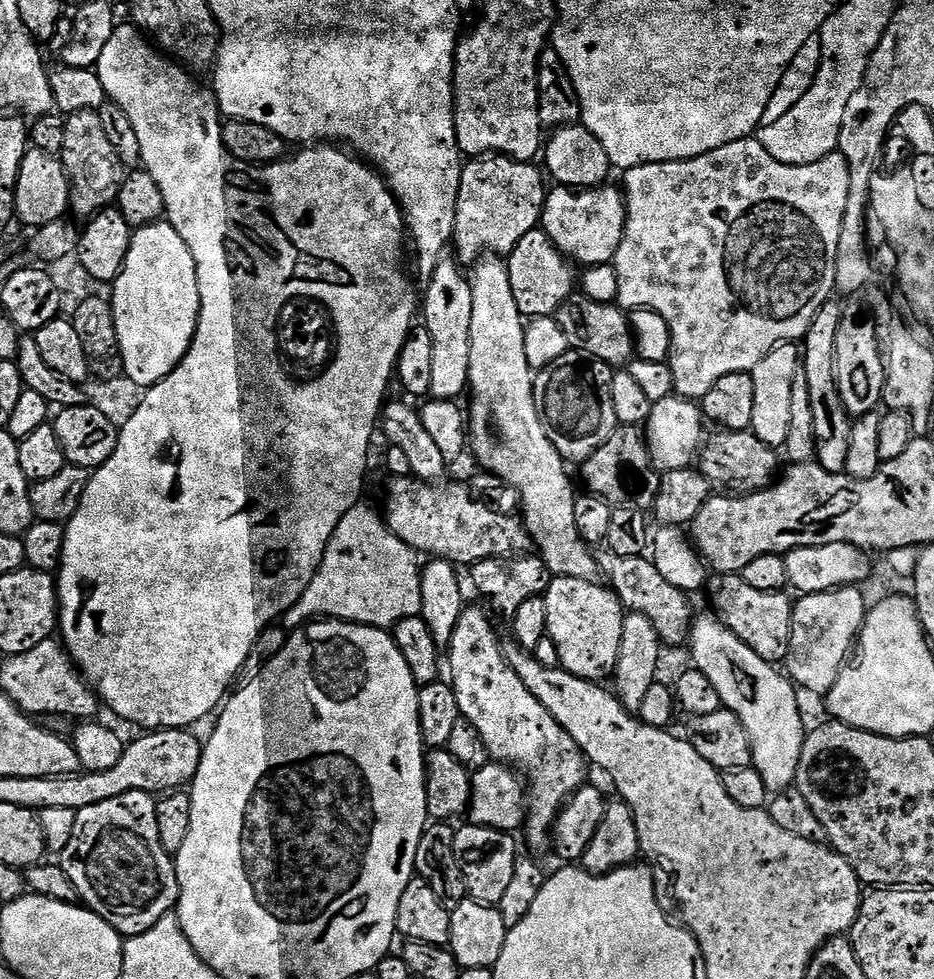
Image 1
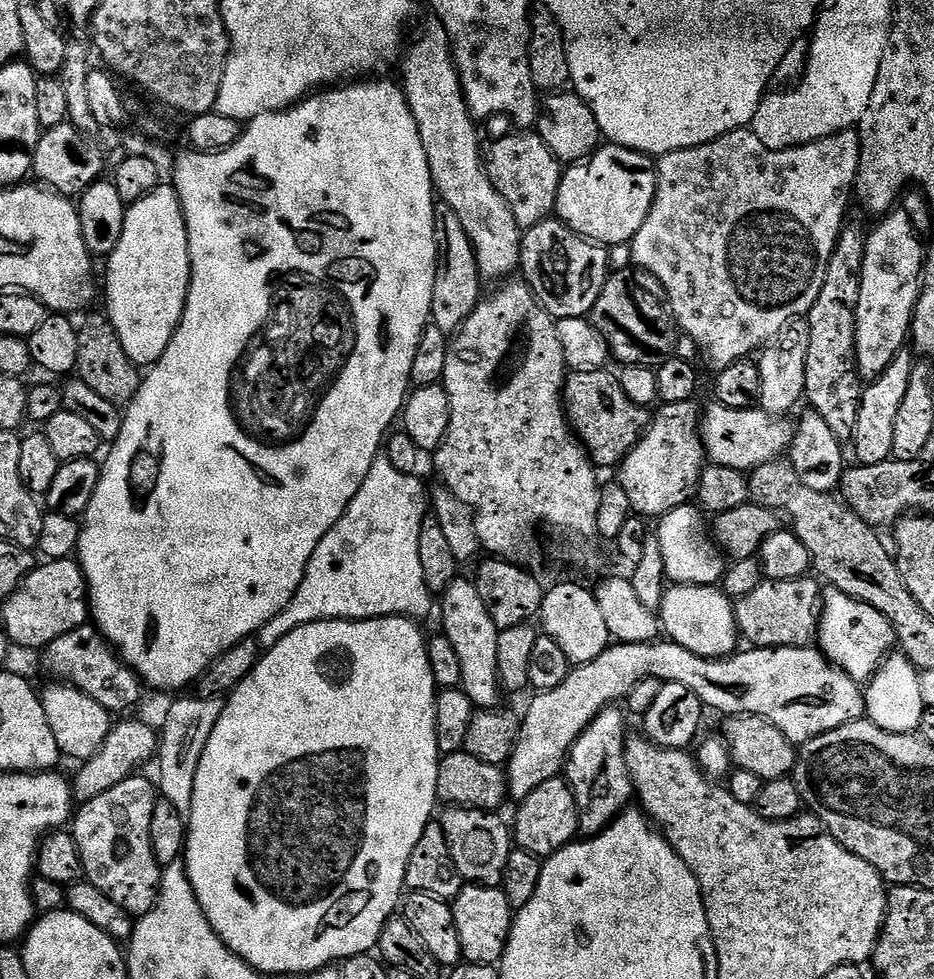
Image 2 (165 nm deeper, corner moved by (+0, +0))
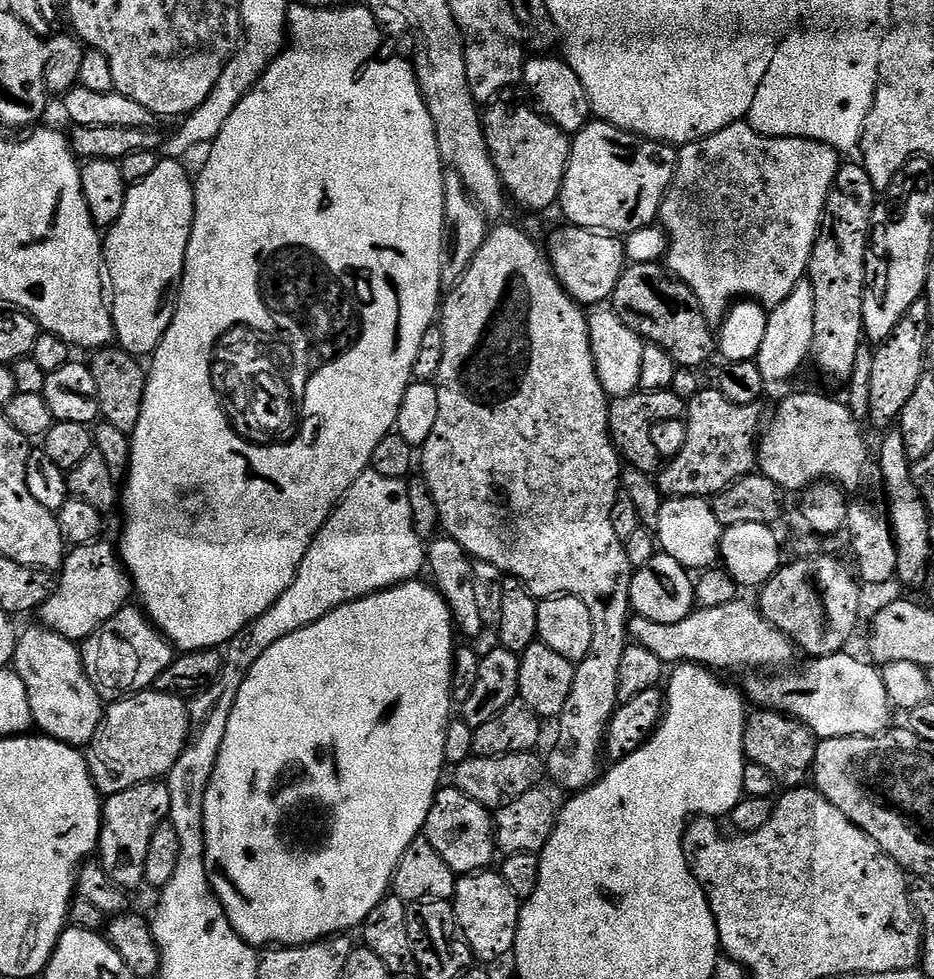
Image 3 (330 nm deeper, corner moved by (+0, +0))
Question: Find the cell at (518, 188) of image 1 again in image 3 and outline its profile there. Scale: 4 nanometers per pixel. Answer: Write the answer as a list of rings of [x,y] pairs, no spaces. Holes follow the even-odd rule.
[[[496,102],[491,105],[489,112],[482,116],[484,137],[490,158],[504,183],[507,195],[512,196],[528,212],[544,212],[548,207],[555,205],[560,199],[562,182],[566,178],[566,166],[572,153],[569,133],[558,126],[554,126],[539,111],[528,108],[507,108],[506,105]]]

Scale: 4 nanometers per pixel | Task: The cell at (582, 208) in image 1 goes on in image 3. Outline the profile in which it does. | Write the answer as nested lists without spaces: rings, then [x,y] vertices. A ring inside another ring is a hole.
[[[590,122],[582,131],[575,133],[575,135],[571,137],[570,143],[572,153],[568,159],[566,178],[562,182],[562,190],[560,191],[560,199],[558,201],[558,208],[564,211],[564,216],[568,219],[565,221],[567,221],[569,225],[577,228],[591,228],[593,232],[602,232],[605,234],[627,234],[639,228],[647,228],[657,223],[660,214],[660,203],[664,201],[664,195],[670,186],[672,175],[676,169],[678,152],[675,147],[659,143],[655,140],[645,140],[635,136],[633,132],[624,132],[621,128],[615,128],[614,125],[603,122]]]

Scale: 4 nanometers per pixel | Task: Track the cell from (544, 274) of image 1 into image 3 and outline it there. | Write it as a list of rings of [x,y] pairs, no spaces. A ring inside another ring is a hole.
[[[563,226],[548,240],[546,255],[556,280],[581,306],[600,306],[611,297],[626,267],[624,240],[616,234],[593,232],[591,228]]]

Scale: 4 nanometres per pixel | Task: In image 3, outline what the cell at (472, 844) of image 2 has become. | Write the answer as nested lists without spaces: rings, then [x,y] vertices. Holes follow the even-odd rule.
[[[444,786],[437,791],[434,802],[430,806],[430,814],[424,823],[422,836],[438,852],[442,862],[446,862],[446,866],[450,866],[450,870],[454,870],[457,874],[471,874],[491,869],[492,859],[498,856],[493,813],[478,802],[474,802],[474,798],[466,798],[466,794],[462,794],[455,786],[448,786],[448,788]]]

